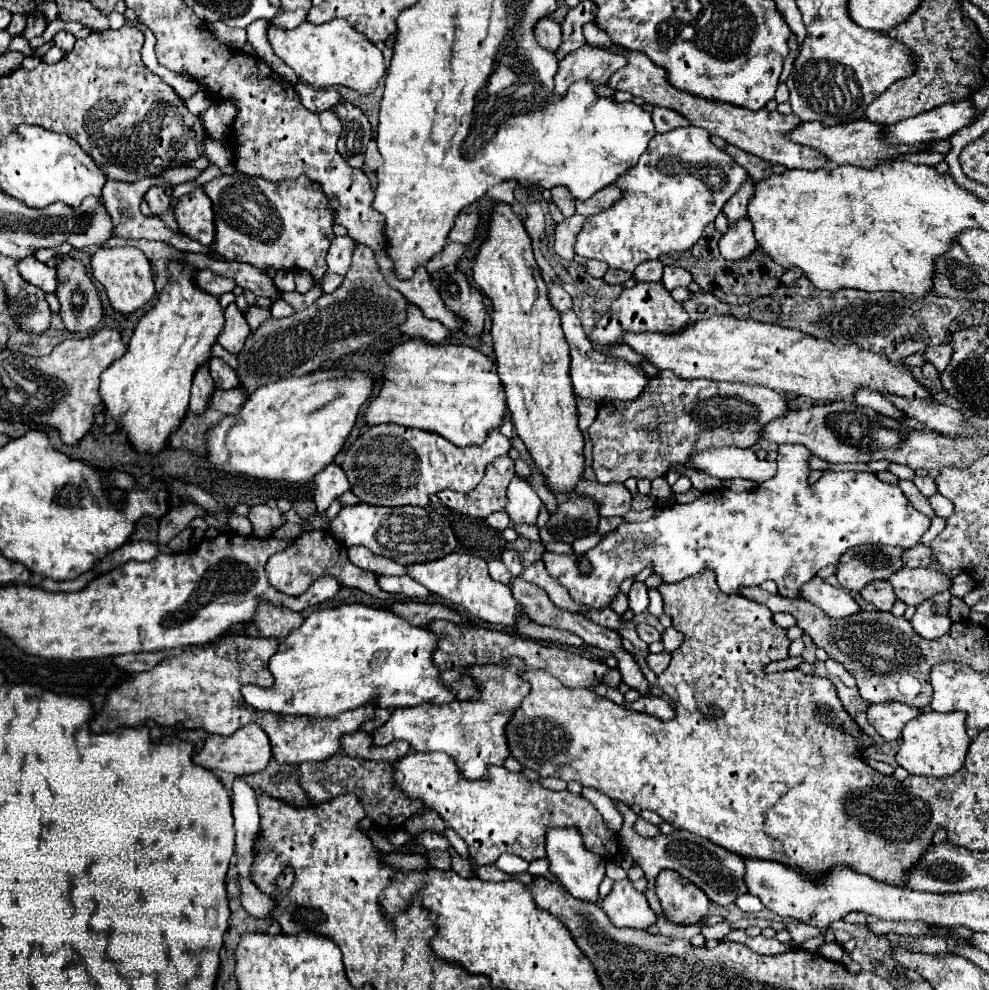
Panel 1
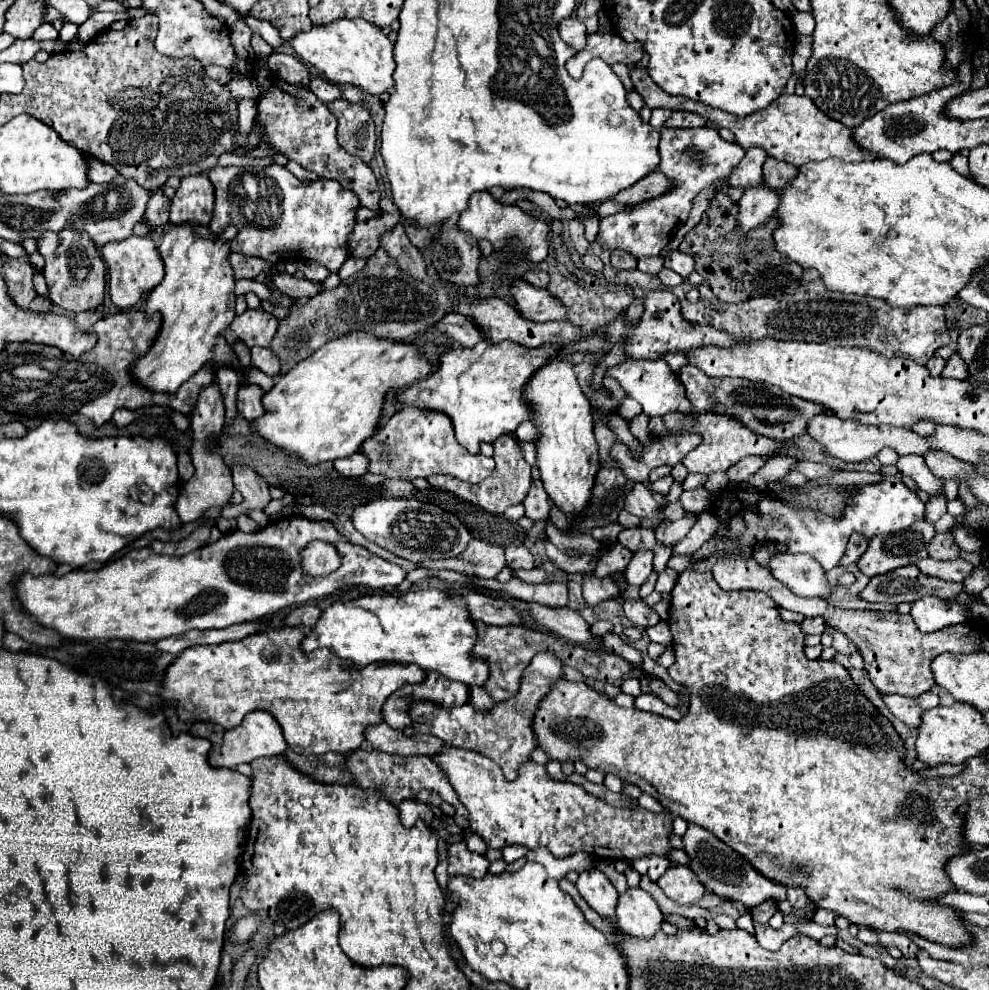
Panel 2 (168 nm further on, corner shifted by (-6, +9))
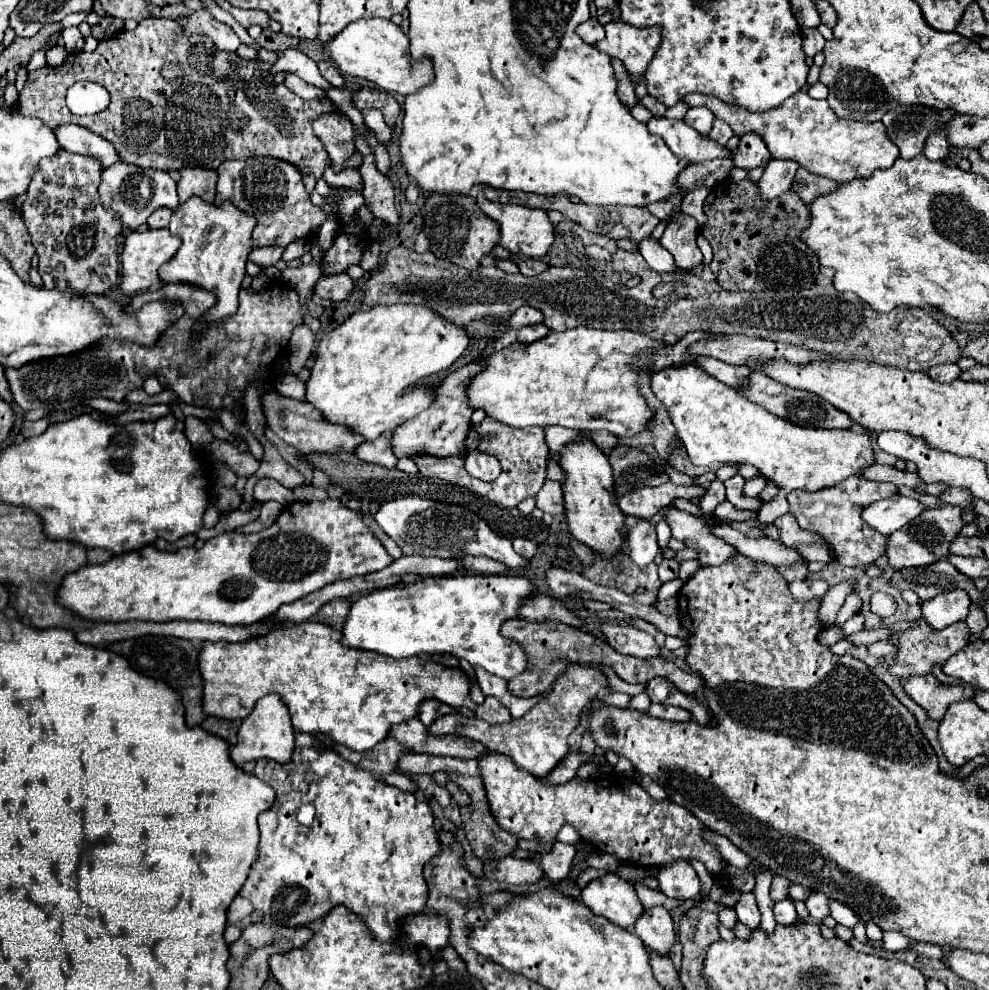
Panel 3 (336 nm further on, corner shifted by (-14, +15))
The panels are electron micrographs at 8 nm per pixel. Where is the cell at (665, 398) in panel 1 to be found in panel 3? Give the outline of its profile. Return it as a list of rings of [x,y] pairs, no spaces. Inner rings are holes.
[[[751,373],[751,383],[749,387],[745,387],[741,391],[741,395],[749,397],[753,403],[759,403],[761,407],[765,407],[767,411],[771,411],[773,415],[783,417],[785,421],[791,421],[793,425],[799,427],[821,427],[821,429],[851,429],[853,421],[847,417],[847,413],[835,409],[831,403],[827,403],[825,399],[809,393],[809,391],[801,391],[801,389],[791,389],[771,377],[767,377],[765,373]]]

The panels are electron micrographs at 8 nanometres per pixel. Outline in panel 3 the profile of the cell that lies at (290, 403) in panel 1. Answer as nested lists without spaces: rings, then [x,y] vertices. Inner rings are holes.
[[[399,303],[399,305],[375,305],[369,309],[359,309],[343,325],[333,329],[321,339],[319,357],[311,369],[311,379],[307,381],[307,401],[323,411],[331,423],[345,423],[367,441],[379,437],[381,433],[391,433],[403,421],[419,415],[435,401],[435,387],[415,387],[415,383],[427,375],[441,373],[449,369],[469,345],[469,333],[451,321],[445,321],[439,313],[431,311],[425,303]]]

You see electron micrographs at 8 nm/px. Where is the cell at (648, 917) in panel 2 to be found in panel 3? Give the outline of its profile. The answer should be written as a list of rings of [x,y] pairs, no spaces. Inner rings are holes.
[[[665,907],[647,909],[643,917],[639,917],[639,923],[635,923],[635,935],[639,935],[651,951],[667,955],[675,943],[675,929],[669,911]]]

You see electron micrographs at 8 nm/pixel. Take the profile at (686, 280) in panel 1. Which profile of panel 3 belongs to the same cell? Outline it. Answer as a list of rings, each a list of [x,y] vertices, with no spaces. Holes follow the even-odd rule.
[[[675,213],[667,223],[663,237],[659,239],[661,245],[673,255],[675,265],[681,271],[689,271],[701,265],[703,261],[703,255],[695,243],[695,237],[697,237],[695,219],[685,213]]]

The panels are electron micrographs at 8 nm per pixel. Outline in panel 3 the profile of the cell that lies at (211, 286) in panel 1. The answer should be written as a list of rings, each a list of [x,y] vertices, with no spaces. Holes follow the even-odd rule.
[[[255,247],[253,253],[249,255],[249,261],[263,265],[263,267],[269,267],[269,265],[275,265],[283,257],[283,251],[285,251],[285,247],[271,247],[271,249]]]

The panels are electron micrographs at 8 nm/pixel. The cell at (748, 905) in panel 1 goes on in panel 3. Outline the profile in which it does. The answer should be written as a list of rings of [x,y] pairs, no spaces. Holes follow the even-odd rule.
[[[811,893],[811,895],[809,895],[809,899],[805,901],[805,905],[807,905],[813,921],[821,923],[821,921],[829,915],[829,905],[827,905],[827,901],[829,901],[829,899],[827,899],[827,895],[823,895],[823,893]]]

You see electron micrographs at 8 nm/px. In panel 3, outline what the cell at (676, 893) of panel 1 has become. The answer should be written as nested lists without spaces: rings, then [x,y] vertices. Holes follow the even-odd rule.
[[[675,861],[659,869],[657,873],[659,891],[667,897],[685,901],[685,899],[697,899],[701,881],[695,873],[695,869],[687,861]]]

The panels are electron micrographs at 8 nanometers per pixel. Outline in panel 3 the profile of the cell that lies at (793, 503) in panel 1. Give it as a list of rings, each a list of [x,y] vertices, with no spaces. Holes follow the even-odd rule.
[[[895,495],[891,499],[883,499],[883,501],[869,505],[863,511],[863,519],[879,533],[891,535],[903,525],[907,525],[909,521],[913,521],[923,509],[925,507],[913,497]]]

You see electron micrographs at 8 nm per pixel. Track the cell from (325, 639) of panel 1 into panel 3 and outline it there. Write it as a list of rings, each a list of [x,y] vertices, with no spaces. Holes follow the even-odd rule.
[[[457,575],[457,577],[425,577],[411,585],[395,585],[379,589],[357,599],[343,627],[343,645],[377,651],[389,657],[413,657],[451,653],[467,659],[471,665],[481,665],[501,679],[513,679],[527,669],[527,655],[517,641],[501,635],[501,625],[519,615],[521,603],[537,591],[537,585],[523,575]]]

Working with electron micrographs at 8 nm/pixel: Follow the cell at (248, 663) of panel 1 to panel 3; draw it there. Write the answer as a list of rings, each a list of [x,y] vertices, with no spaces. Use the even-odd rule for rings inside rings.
[[[297,623],[297,625],[285,625],[269,635],[253,637],[243,643],[211,643],[207,641],[201,651],[201,669],[203,669],[203,709],[209,715],[217,715],[223,719],[245,719],[253,707],[255,701],[267,693],[277,693],[291,715],[293,727],[299,733],[315,733],[321,731],[329,737],[333,737],[337,743],[353,749],[353,751],[365,751],[375,747],[379,741],[383,741],[391,727],[397,723],[403,723],[411,717],[417,717],[419,705],[425,699],[435,699],[441,703],[447,703],[451,707],[469,707],[475,711],[479,719],[485,719],[487,723],[505,723],[511,721],[509,709],[495,697],[485,697],[485,703],[477,705],[469,697],[471,679],[467,673],[459,667],[445,667],[441,663],[435,663],[433,659],[423,657],[407,657],[395,661],[393,657],[383,657],[379,653],[367,653],[365,649],[353,649],[345,647],[341,643],[341,633],[331,629],[323,623]],[[224,705],[230,705],[232,710],[223,710]]]

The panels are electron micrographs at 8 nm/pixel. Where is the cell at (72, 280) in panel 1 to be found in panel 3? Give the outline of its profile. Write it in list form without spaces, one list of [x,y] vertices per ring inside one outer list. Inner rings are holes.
[[[59,149],[53,157],[41,159],[33,173],[33,179],[25,193],[25,201],[21,205],[21,213],[31,235],[31,243],[35,245],[35,253],[39,257],[39,275],[47,289],[57,287],[59,291],[71,289],[79,295],[101,295],[117,283],[117,235],[123,231],[123,223],[113,209],[105,209],[99,201],[97,187],[101,181],[101,171],[103,167],[95,157],[85,157]]]

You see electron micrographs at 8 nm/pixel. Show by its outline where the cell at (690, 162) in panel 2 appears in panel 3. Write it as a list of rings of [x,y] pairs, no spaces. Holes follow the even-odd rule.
[[[653,117],[647,123],[647,127],[653,135],[663,137],[667,147],[677,157],[687,157],[689,163],[699,163],[699,161],[717,159],[717,157],[719,159],[731,157],[731,151],[717,145],[709,137],[699,137],[699,133],[695,133],[695,129],[691,129],[685,121]]]

